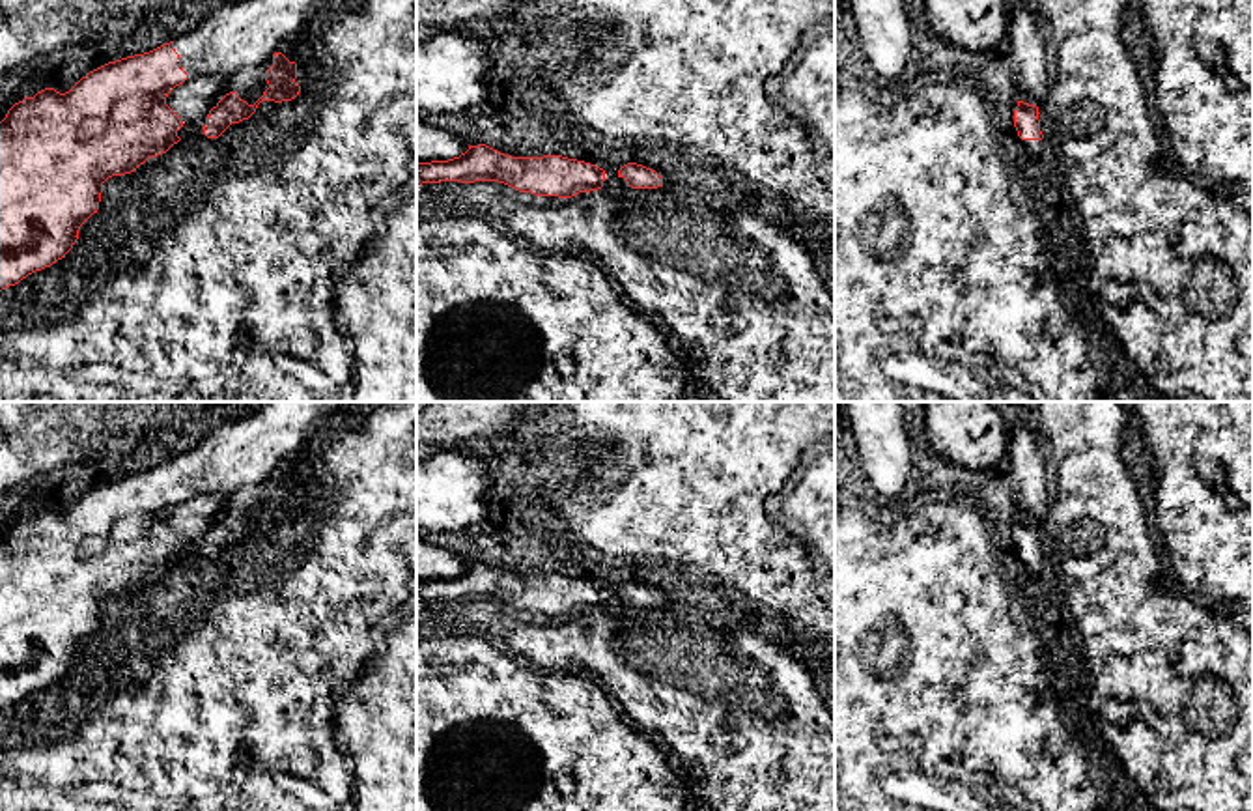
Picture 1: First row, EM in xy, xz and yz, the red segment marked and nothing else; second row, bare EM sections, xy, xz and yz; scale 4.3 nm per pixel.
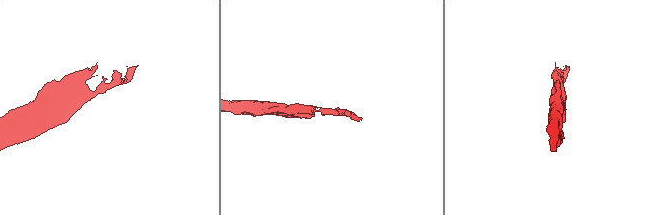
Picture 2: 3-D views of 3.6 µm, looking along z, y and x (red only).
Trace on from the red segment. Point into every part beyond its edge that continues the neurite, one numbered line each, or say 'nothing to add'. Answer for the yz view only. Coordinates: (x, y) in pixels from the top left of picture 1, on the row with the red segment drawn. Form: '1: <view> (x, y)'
1: yz (1026, 47)

